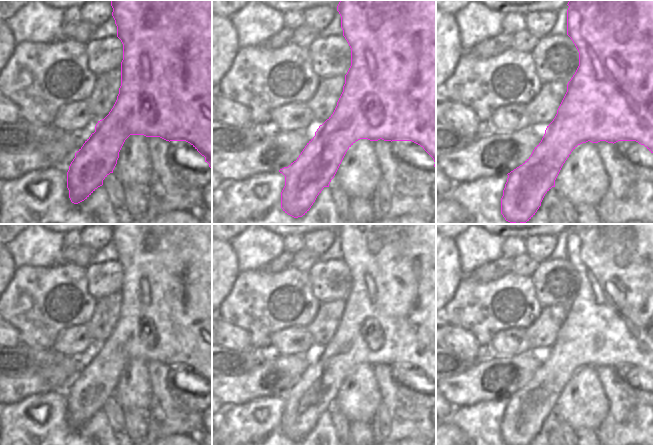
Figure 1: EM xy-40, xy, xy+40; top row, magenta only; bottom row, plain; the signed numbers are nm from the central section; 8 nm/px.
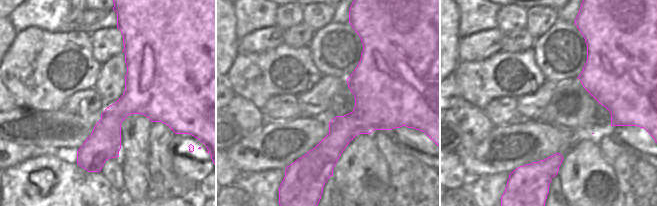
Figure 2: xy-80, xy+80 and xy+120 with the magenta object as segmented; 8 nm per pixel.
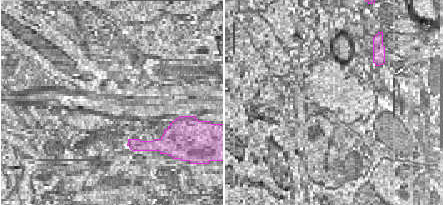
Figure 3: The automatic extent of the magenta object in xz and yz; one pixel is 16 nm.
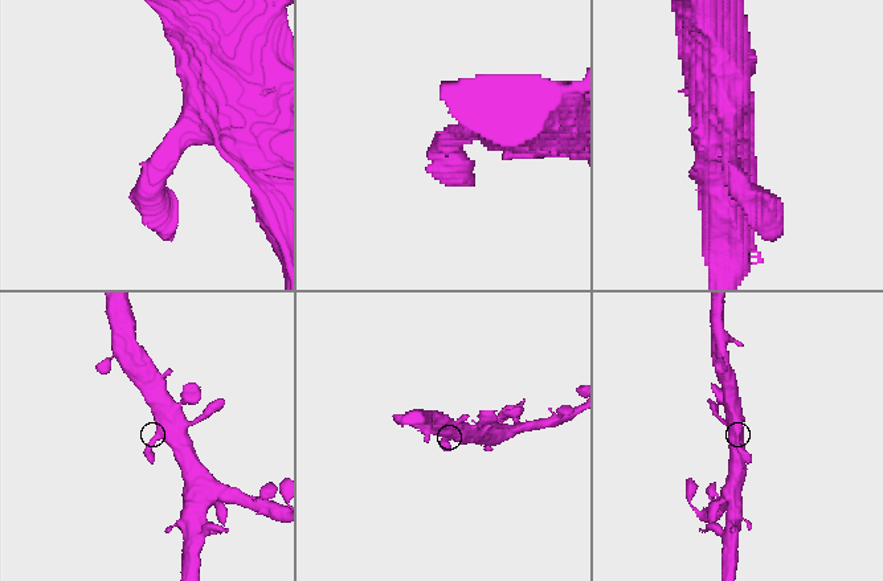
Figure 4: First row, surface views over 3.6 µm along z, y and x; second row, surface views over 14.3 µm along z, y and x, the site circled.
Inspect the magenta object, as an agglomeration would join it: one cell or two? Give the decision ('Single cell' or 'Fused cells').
Single cell.

